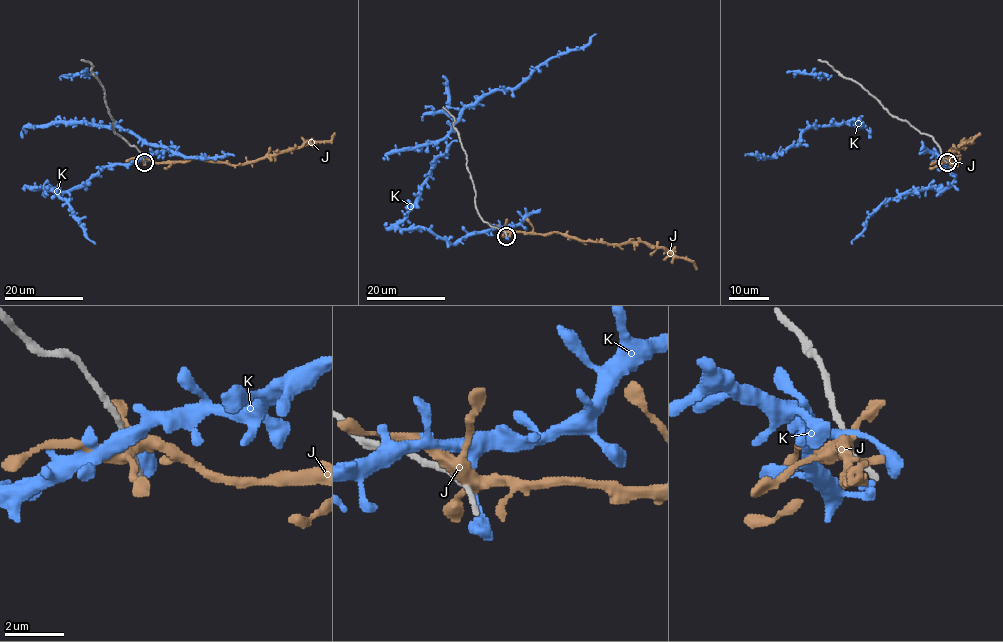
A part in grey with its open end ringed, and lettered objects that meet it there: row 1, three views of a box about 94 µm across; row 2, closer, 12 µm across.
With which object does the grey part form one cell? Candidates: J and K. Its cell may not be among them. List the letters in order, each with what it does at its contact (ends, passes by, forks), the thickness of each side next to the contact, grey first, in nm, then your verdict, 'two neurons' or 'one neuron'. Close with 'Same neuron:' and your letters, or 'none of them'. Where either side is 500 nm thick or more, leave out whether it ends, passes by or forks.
J: it forks | 170/400 nm | two neurons
K: it passes by | 170/240 nm | two neurons
Same neuron: none of them

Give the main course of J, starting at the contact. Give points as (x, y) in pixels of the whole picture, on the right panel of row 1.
J: (943, 157), (943, 162), (945, 158), (953, 165), (953, 153), (980, 133)

